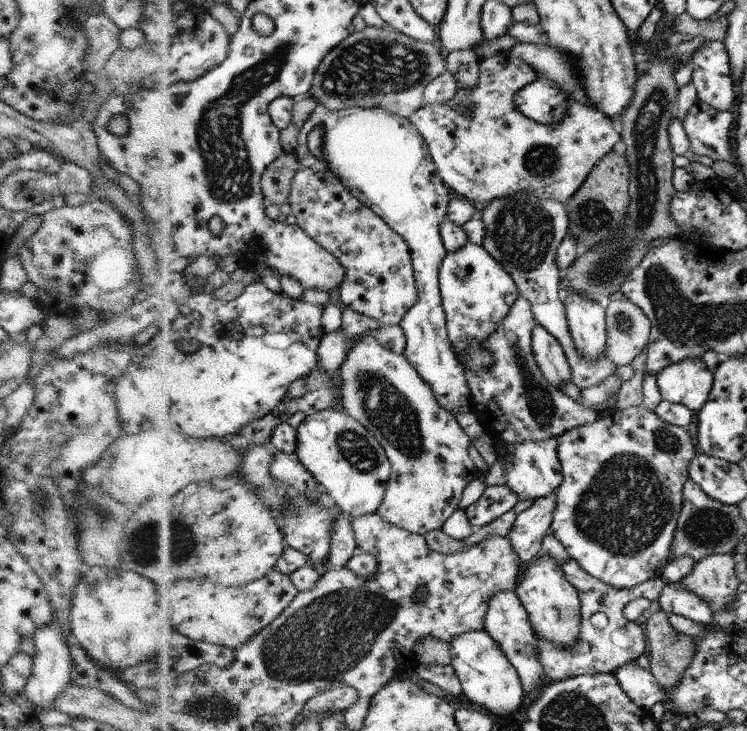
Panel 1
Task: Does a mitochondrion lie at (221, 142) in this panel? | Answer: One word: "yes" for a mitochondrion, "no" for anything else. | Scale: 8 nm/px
yes

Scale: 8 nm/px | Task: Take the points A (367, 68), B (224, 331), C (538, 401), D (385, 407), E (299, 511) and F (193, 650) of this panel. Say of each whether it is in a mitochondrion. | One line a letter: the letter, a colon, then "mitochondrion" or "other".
A: mitochondrion
B: other
C: mitochondrion
D: mitochondrion
E: mitochondrion
F: other

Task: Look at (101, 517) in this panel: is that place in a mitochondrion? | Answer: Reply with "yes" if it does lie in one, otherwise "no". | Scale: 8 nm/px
yes

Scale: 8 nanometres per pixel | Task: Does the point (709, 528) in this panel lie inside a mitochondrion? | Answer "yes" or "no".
yes

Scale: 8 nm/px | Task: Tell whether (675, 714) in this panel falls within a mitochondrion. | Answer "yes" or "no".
no

